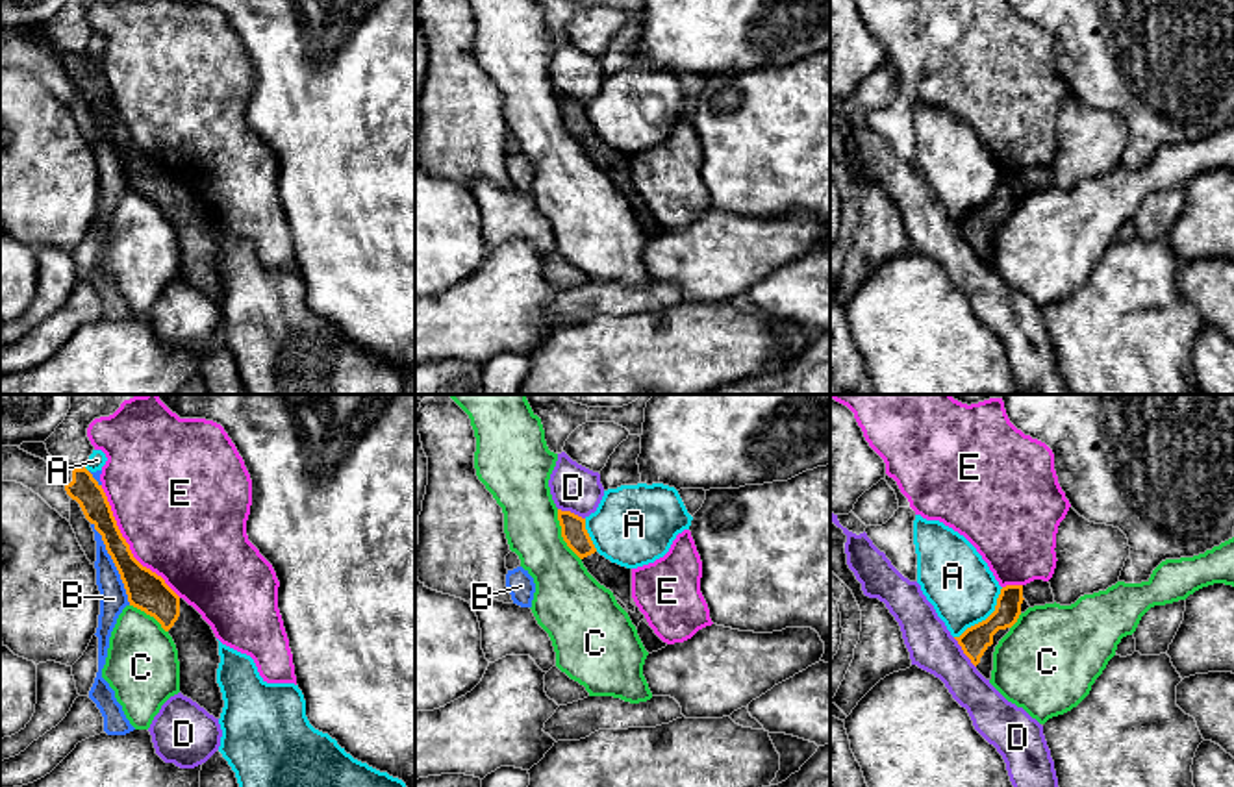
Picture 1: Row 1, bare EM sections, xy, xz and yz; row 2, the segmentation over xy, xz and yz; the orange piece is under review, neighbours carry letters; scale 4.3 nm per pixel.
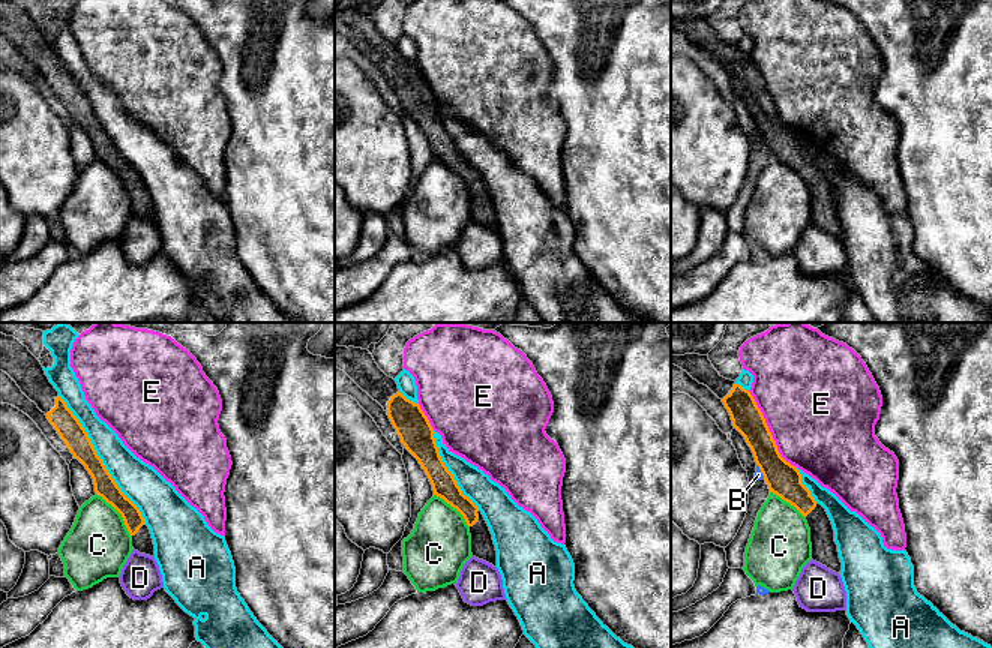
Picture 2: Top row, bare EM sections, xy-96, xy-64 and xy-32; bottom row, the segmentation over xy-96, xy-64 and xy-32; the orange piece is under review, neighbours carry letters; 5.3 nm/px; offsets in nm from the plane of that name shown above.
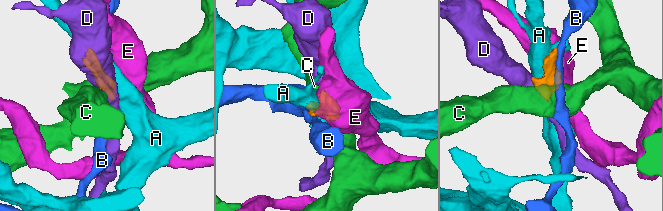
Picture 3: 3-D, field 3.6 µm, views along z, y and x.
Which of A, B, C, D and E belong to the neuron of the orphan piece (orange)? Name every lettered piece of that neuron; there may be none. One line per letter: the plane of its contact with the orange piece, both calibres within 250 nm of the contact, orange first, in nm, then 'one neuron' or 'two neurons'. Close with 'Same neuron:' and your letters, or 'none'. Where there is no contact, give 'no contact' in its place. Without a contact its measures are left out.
A: yz | 120/300 nm | two neurons
B: xy | 170/120 nm | two neurons
C: xz | 110/280 nm | two neurons
D: yz | 120/200 nm | two neurons
E: xy | 170/500 nm | two neurons
Same neuron: none

